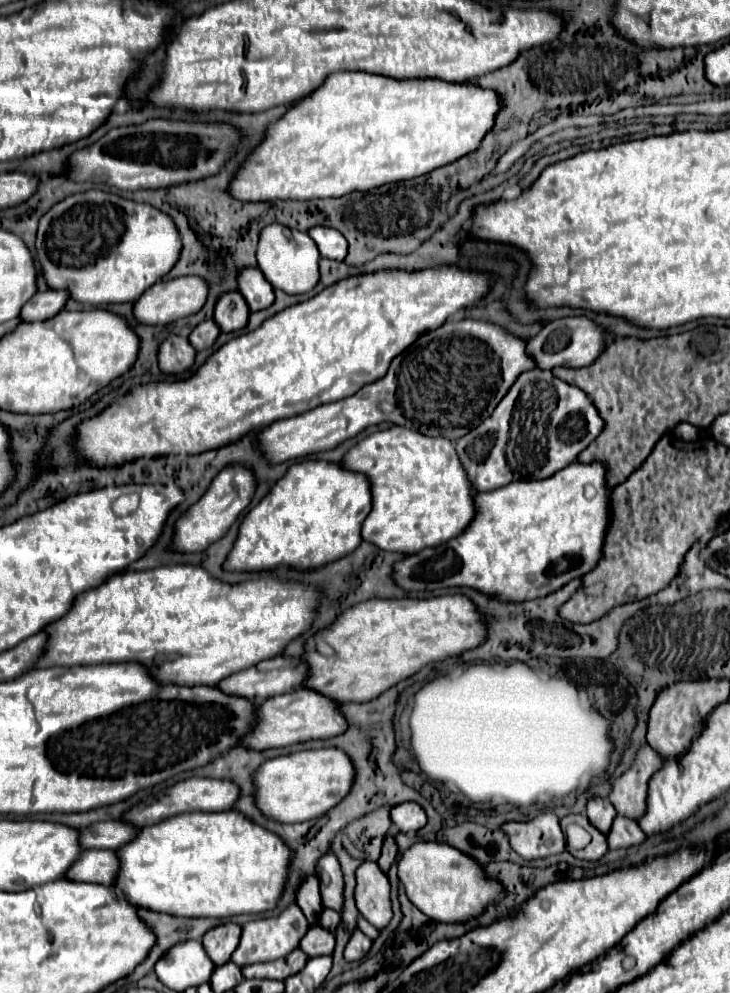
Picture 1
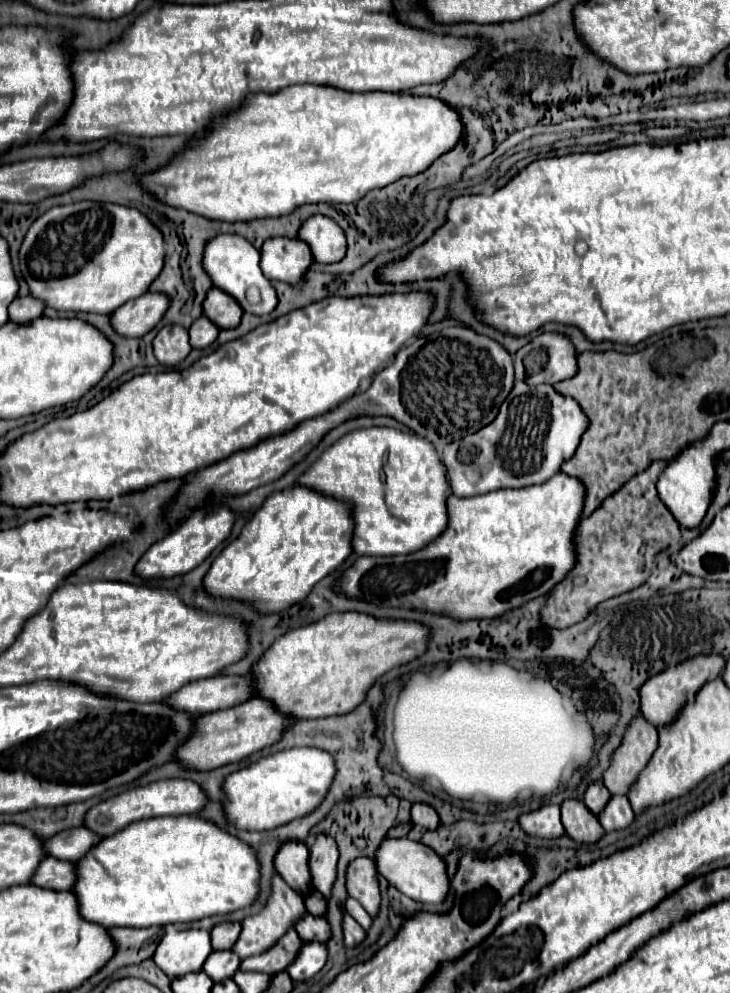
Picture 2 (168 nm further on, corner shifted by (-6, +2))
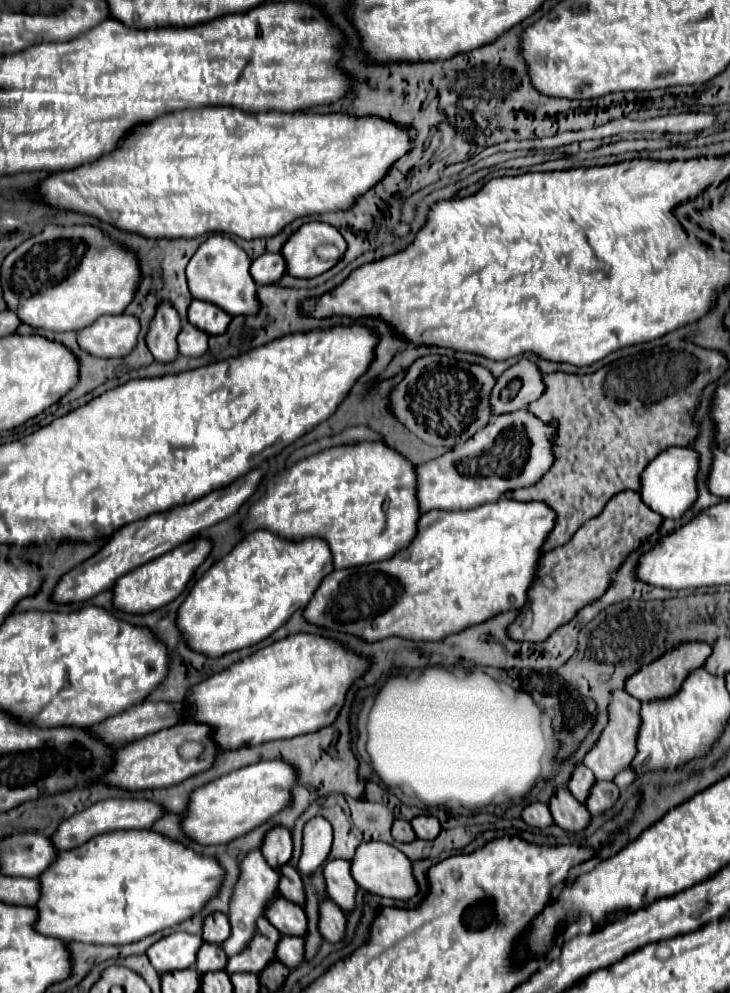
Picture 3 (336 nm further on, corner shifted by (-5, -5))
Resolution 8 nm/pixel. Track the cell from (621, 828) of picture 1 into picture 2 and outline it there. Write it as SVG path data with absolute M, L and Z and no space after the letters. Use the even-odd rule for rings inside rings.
M612 795L608 805L598 813L600 825L604 831L614 831L614 829L626 829L634 821L634 813L630 807L630 801L626 795Z

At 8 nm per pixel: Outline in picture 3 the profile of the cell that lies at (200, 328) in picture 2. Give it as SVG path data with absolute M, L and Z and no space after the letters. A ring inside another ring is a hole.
M183 322L183 330L181 330L177 342L179 342L181 356L197 358L197 356L203 356L209 348L209 334L191 326L189 322Z

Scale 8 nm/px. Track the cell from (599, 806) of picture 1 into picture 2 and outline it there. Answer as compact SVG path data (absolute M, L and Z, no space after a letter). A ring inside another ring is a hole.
M598 779L598 781L592 781L592 783L588 785L588 789L586 789L586 793L584 793L584 805L586 805L592 813L598 815L598 813L604 809L604 805L608 803L608 797L612 797L612 795L610 795L608 789L604 787L602 779Z

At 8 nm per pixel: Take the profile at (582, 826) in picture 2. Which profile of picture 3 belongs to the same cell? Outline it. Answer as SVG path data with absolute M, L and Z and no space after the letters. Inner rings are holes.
M557 790L557 794L549 802L553 820L557 826L569 832L581 832L589 826L591 814L587 812L585 804L579 804L569 790Z

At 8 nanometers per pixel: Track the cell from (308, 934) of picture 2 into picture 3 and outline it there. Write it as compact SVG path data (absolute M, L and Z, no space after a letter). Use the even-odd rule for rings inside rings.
M277 896L277 900L273 900L273 904L269 904L265 918L285 936L303 938L307 934L305 910L291 904L289 900L283 900L283 896Z

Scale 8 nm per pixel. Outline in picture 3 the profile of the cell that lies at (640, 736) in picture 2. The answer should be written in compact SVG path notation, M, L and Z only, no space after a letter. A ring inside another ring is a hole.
M625 690L615 692L615 696L609 704L609 724L603 730L601 738L597 740L595 748L583 760L583 764L595 774L597 780L613 782L619 772L623 772L625 768L631 766L631 762L637 754L637 736L639 736L639 728L641 728L639 712L641 712L641 702L639 700L629 696Z

